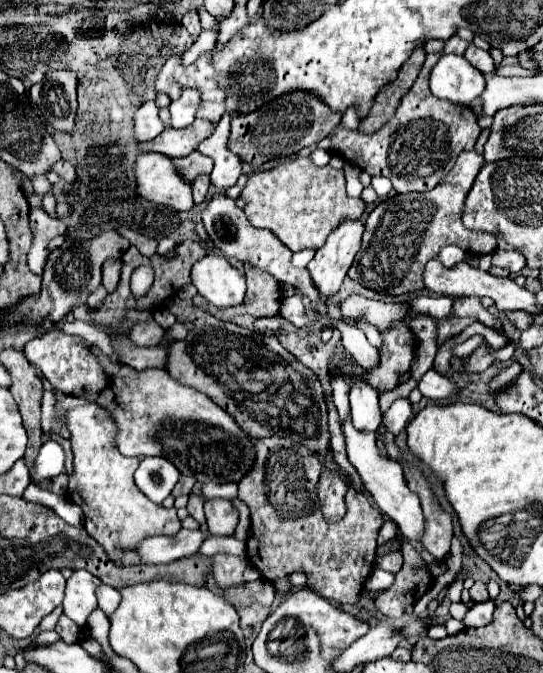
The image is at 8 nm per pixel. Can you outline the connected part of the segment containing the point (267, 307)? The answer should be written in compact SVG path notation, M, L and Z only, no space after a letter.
M246 265L246 279L250 279L250 285L248 285L248 297L242 305L230 307L230 309L218 309L206 303L204 309L222 321L230 321L234 315L252 315L252 317L278 315L278 305L282 299L278 281L250 265Z

